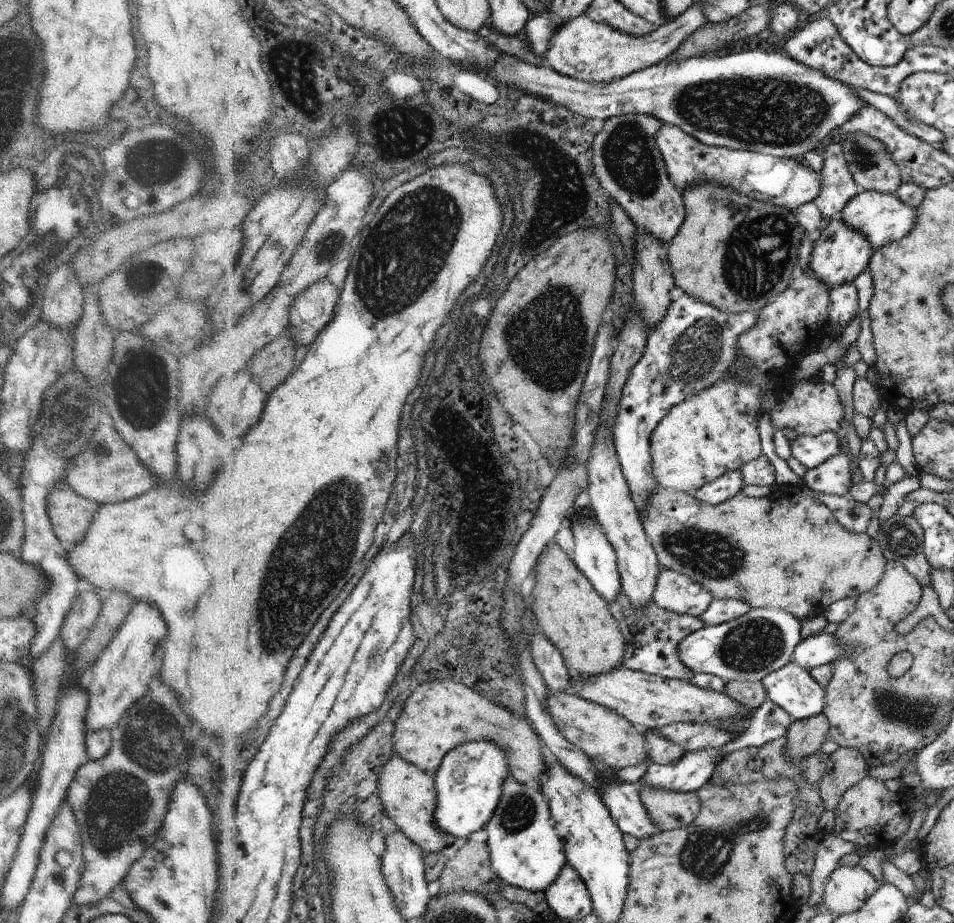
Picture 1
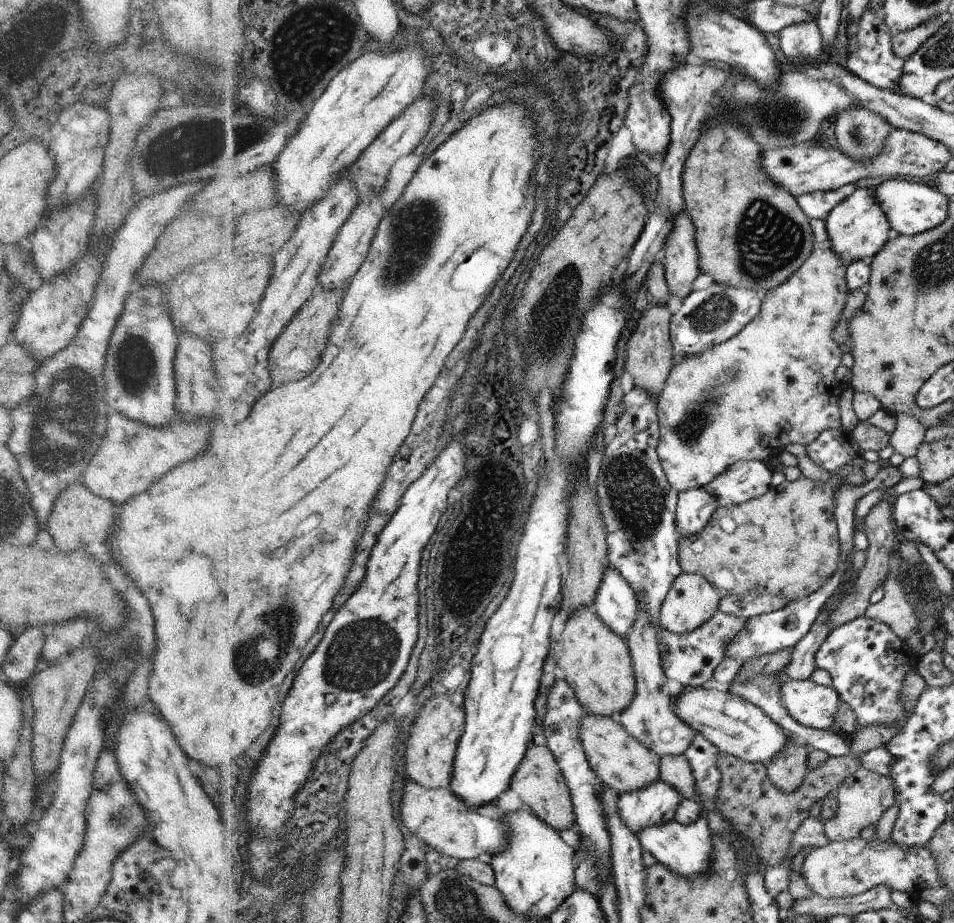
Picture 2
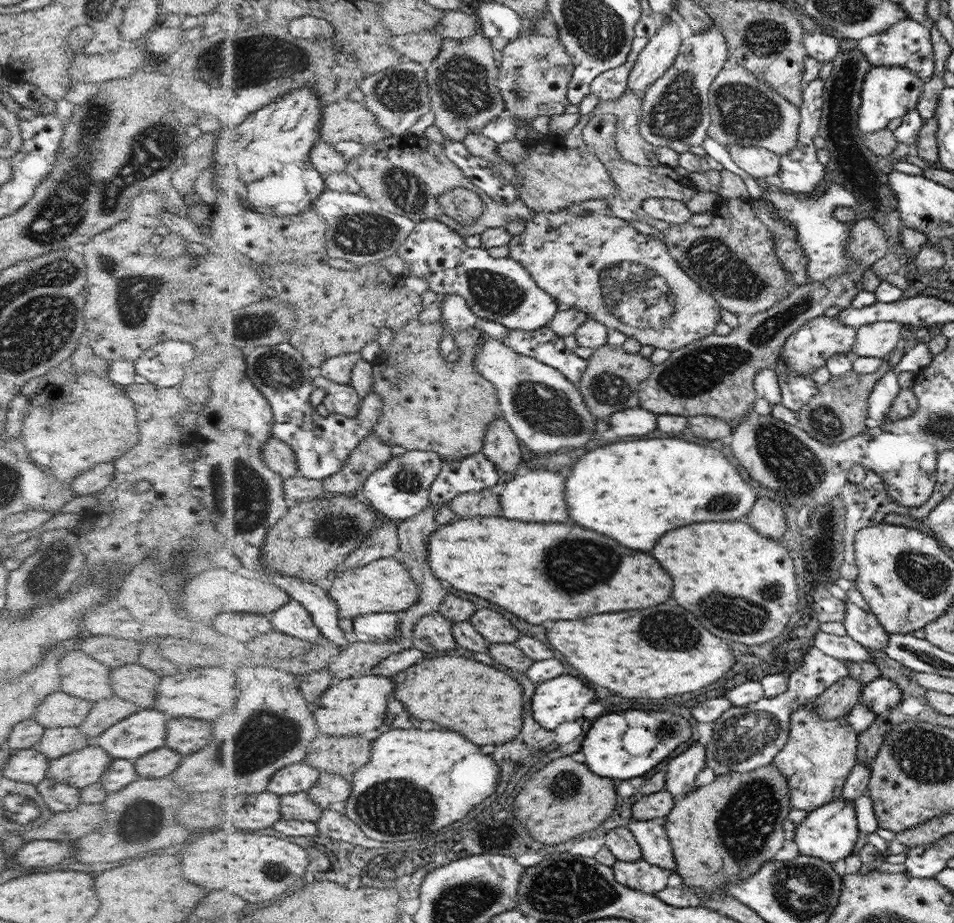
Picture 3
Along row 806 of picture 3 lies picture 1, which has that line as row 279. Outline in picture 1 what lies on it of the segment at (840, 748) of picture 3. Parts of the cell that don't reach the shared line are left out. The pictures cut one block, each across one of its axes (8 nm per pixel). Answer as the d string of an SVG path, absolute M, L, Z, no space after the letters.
M808 266L804 272L798 273L796 280L792 281L791 286L782 295L759 312L759 324L740 336L741 354L736 358L733 370L728 373L729 378L704 389L698 395L692 395L676 408L672 408L670 414L655 428L651 441L651 457L655 479L660 487L694 495L706 483L718 479L725 472L740 469L743 464L758 458L762 453L756 414L768 381L774 383L772 391L777 402L771 412L773 427L794 430L797 435L818 436L826 431L837 434L841 432L840 423L845 418L847 410L835 385L823 381L819 376L802 382L796 381L793 376L802 353L806 356L812 351L818 351L820 340L829 336L825 334L824 326L830 325L828 314L830 304L830 289Z

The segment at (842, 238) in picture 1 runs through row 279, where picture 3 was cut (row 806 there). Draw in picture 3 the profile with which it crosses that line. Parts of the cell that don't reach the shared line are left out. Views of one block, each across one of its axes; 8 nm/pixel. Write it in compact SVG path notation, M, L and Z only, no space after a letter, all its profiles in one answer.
M834 799L825 805L820 806L808 812L805 819L796 824L794 841L798 846L798 854L815 856L818 860L835 863L838 859L845 860L851 855L852 848L860 836L860 829L858 828L858 819L856 819L856 807L854 807L855 800L852 799Z

